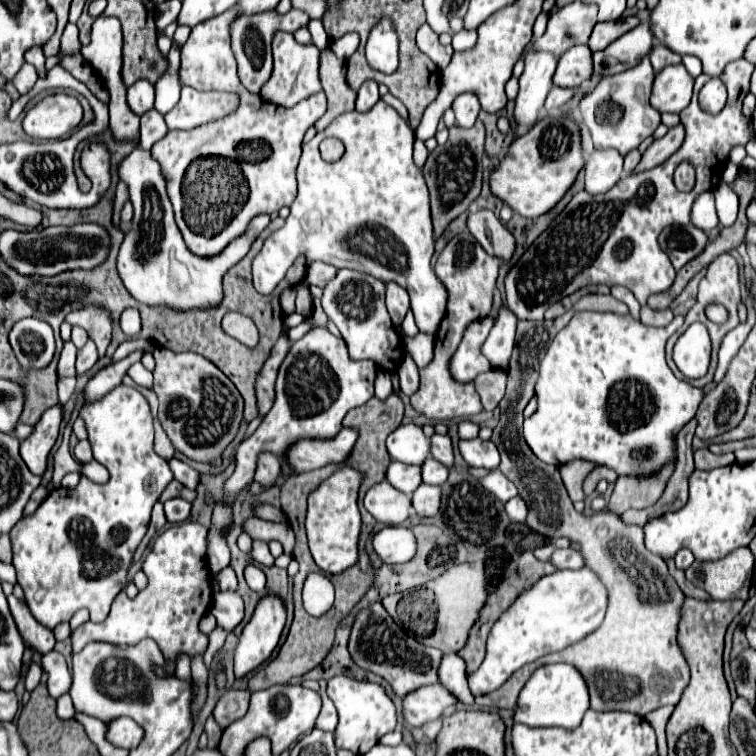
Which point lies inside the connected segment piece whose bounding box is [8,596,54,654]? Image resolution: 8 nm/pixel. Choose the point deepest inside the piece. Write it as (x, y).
(39, 638)

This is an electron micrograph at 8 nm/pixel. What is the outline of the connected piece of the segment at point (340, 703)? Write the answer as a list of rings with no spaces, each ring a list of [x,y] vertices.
[[[336,676],[328,680],[328,696],[338,710],[338,726],[334,730],[334,744],[338,750],[344,748],[354,754],[360,750],[370,750],[376,746],[380,736],[396,728],[396,708],[378,684],[354,680],[350,676]]]

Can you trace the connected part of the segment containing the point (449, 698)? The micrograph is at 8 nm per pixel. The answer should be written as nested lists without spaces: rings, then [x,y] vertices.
[[[440,684],[420,686],[420,690],[412,690],[402,700],[402,716],[410,726],[422,726],[424,722],[442,718],[448,708],[456,706],[456,698]]]

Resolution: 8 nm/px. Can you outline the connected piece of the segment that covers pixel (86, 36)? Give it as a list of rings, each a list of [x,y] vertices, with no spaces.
[[[84,10],[84,14],[80,16],[80,20],[78,20],[78,28],[80,28],[80,40],[82,40],[82,44],[86,44],[88,40],[90,40],[90,24],[92,24],[94,20],[88,16],[88,12]]]

